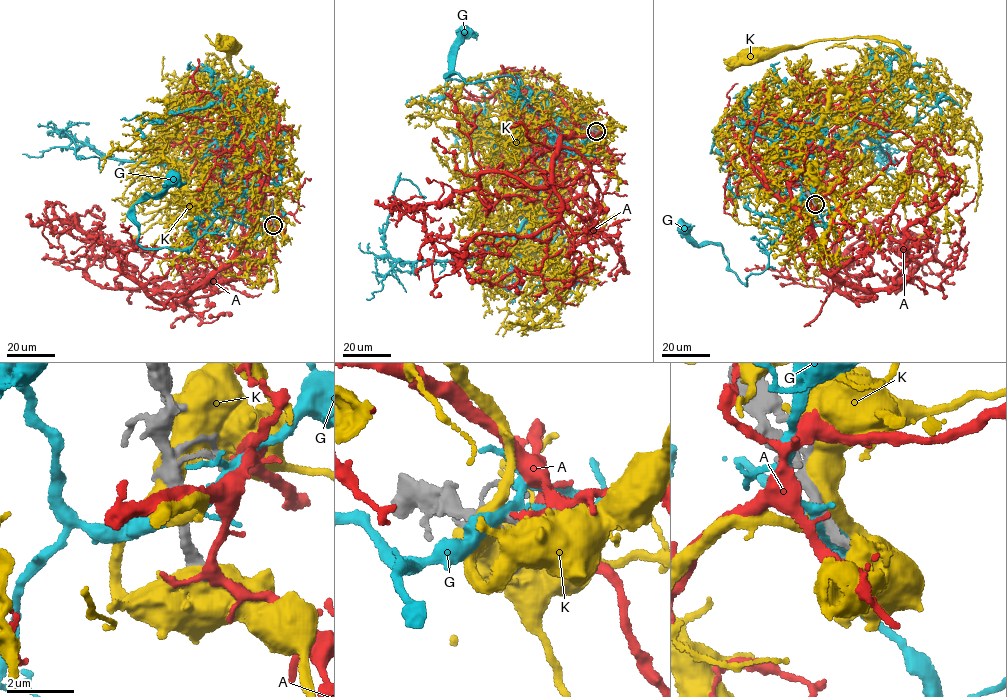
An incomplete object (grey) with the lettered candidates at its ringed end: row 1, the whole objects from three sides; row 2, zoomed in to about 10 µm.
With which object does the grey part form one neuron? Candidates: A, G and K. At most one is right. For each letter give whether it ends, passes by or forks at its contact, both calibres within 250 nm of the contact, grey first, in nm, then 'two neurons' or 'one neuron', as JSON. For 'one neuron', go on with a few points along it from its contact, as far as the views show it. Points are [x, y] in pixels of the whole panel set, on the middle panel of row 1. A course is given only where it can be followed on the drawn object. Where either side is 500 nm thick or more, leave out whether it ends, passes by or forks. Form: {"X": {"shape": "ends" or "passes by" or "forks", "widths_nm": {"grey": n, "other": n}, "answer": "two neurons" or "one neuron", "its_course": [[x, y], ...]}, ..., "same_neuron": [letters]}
{"A": {"shape": "forks", "widths_nm": {"grey": 240, "other": 280}, "answer": "two neurons"}, "G": {"shape": "forks", "widths_nm": {"grey": 280, "other": 240}, "answer": "two neurons"}, "K": {"widths_nm": {"grey": 360, "other": 800}, "answer": "two neurons"}, "same_neuron": []}

